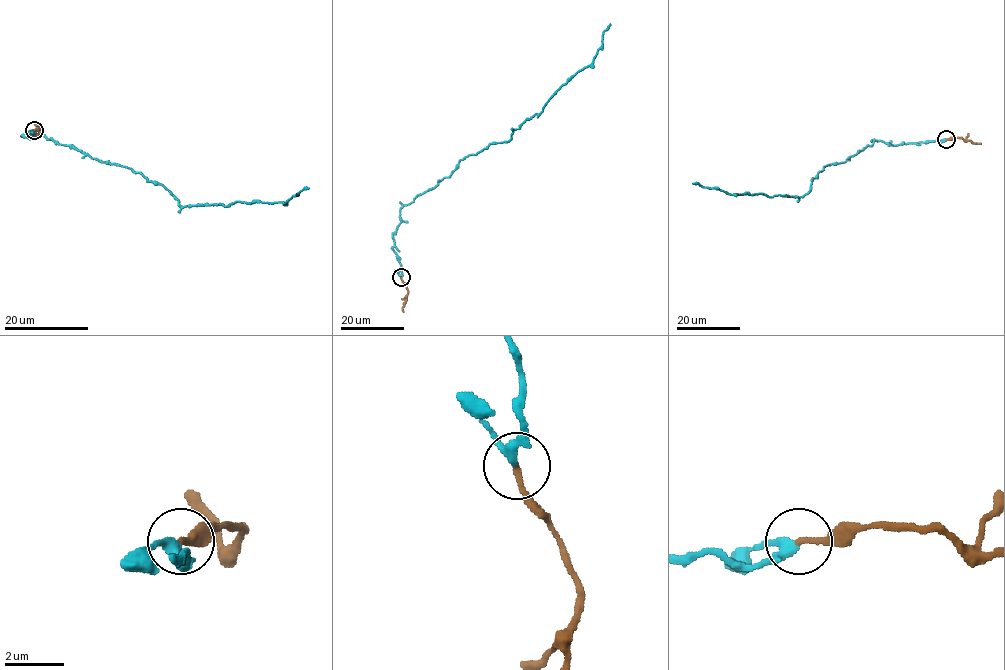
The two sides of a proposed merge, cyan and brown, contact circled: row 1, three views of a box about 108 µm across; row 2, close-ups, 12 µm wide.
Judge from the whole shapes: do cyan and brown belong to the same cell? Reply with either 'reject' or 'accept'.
reject

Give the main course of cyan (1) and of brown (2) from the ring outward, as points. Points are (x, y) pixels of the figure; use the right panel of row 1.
1: (946, 140), (892, 145), (874, 140), (844, 162), (826, 165), (802, 197), (732, 195), (693, 183)
2: (946, 139), (963, 138), (980, 144)

